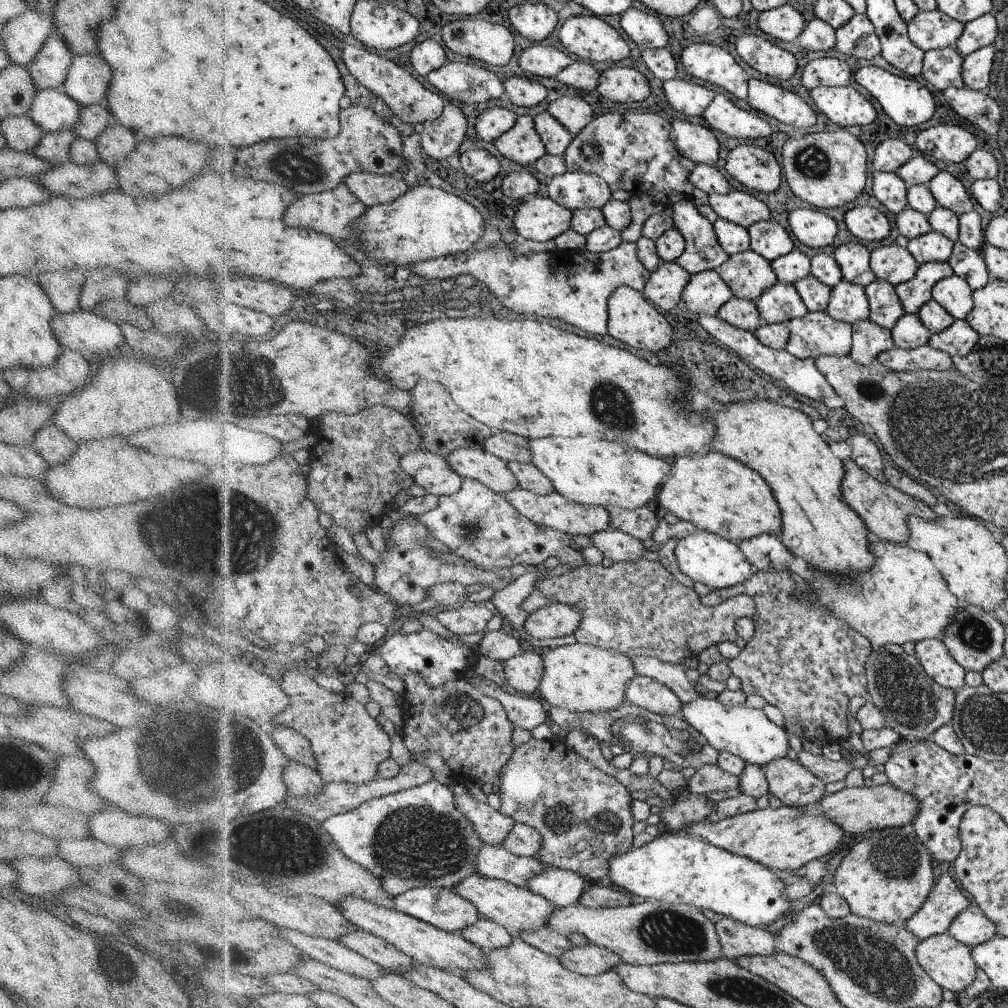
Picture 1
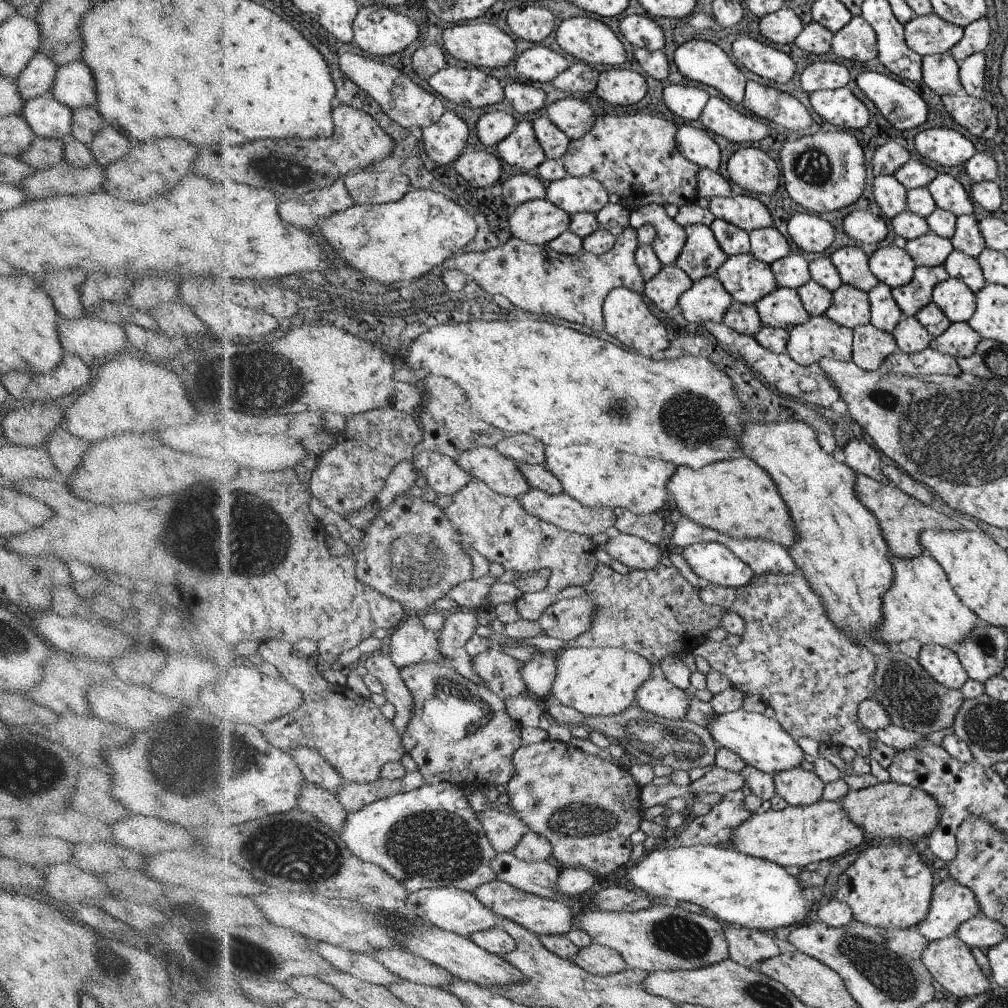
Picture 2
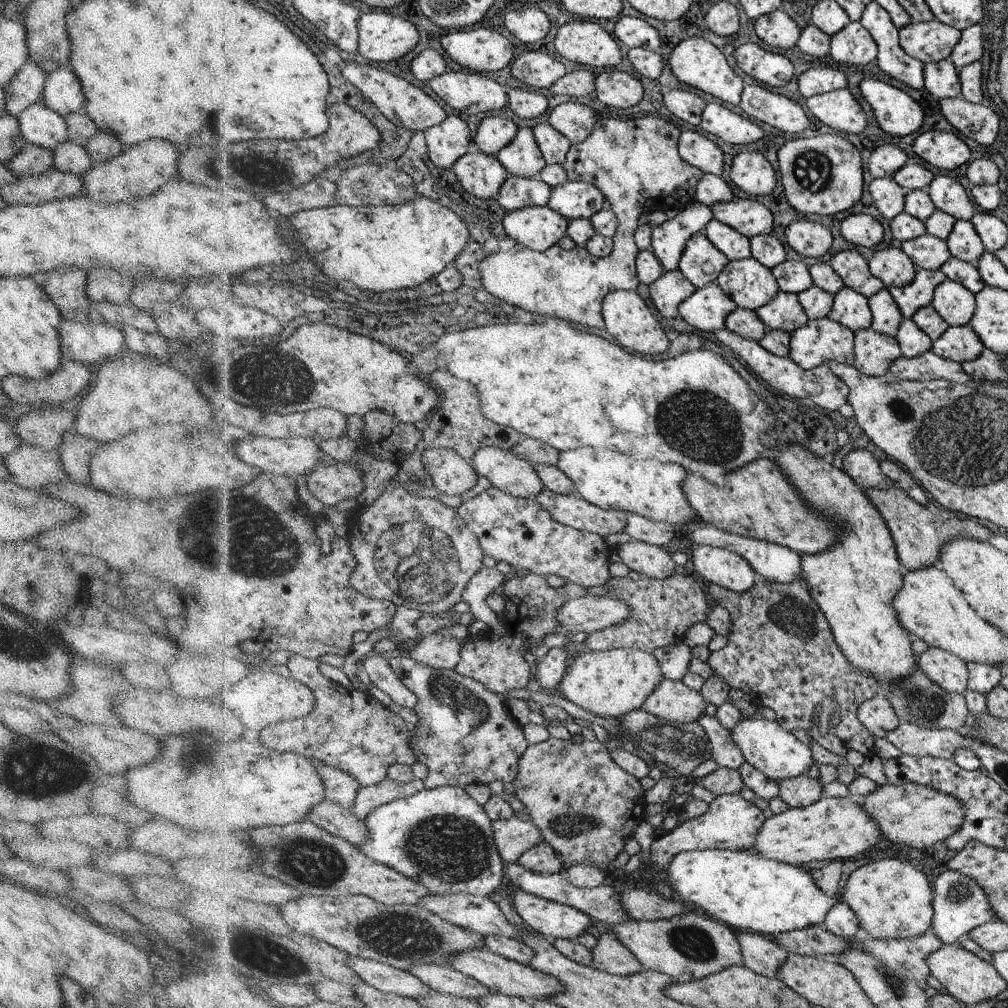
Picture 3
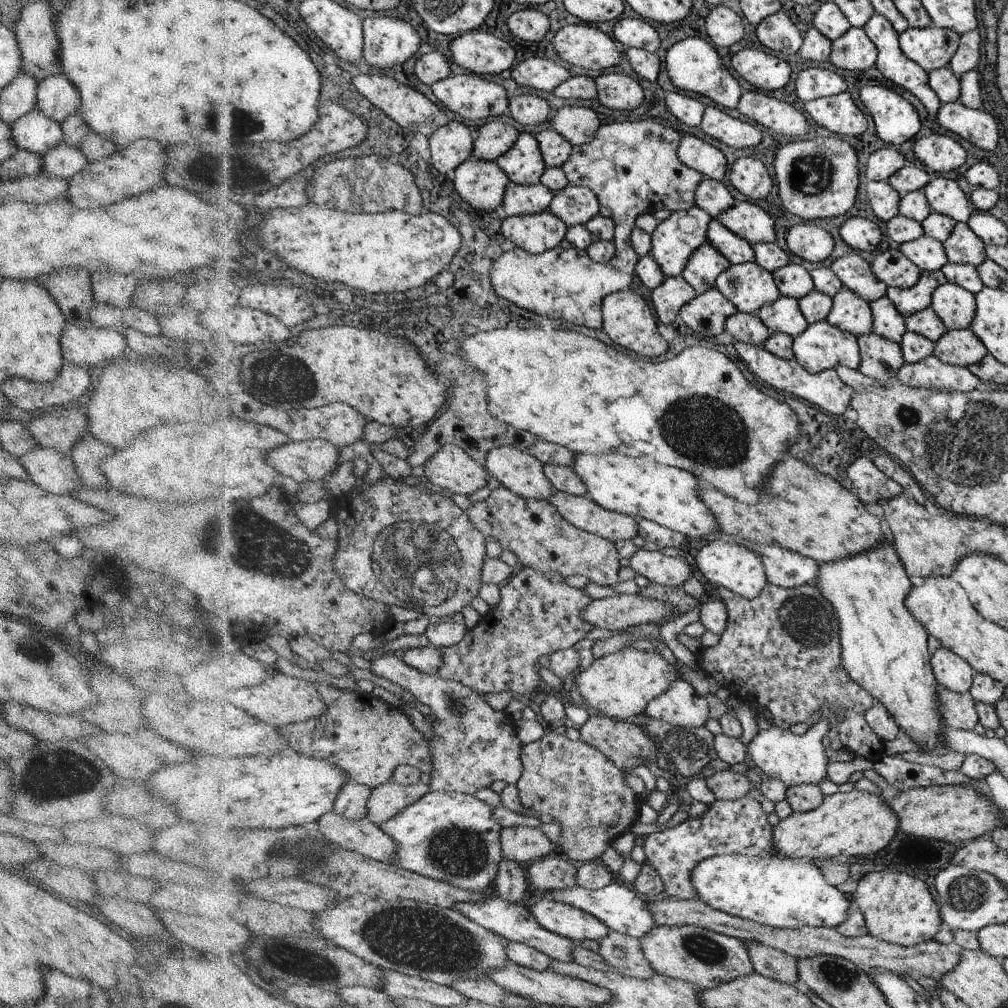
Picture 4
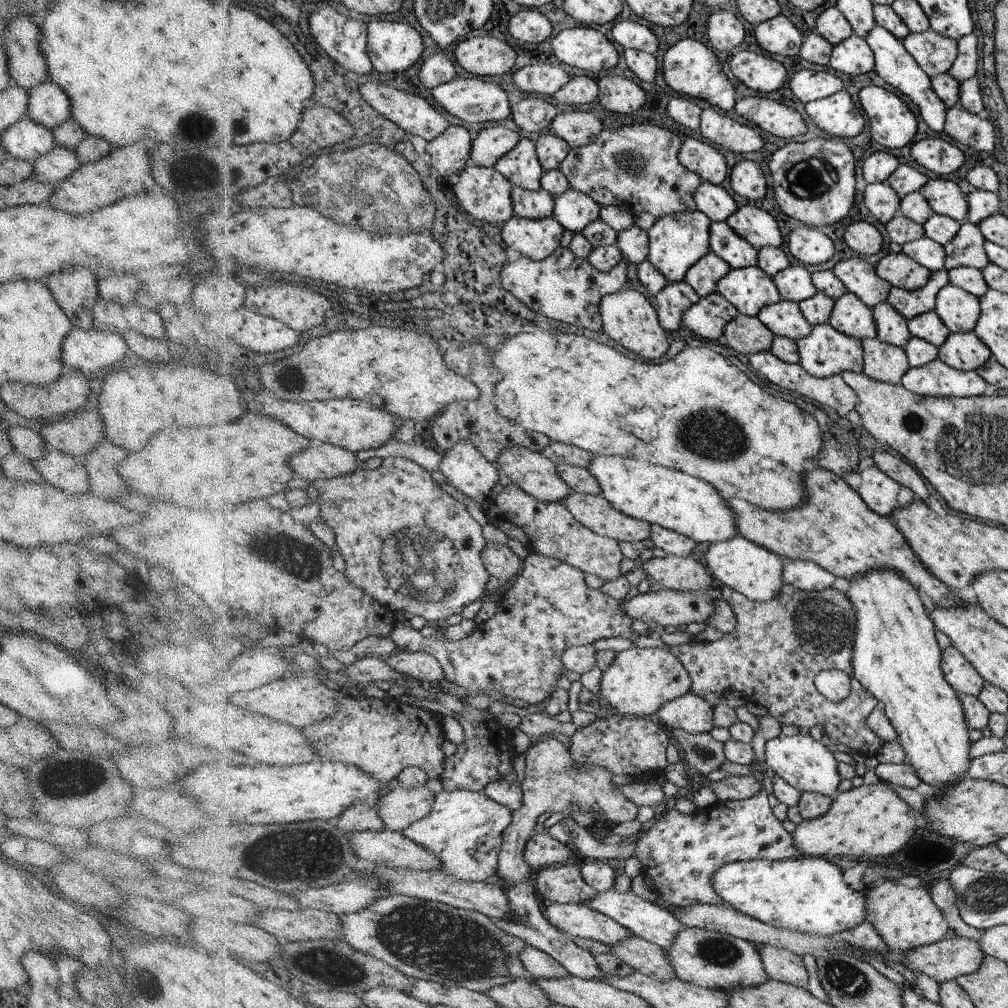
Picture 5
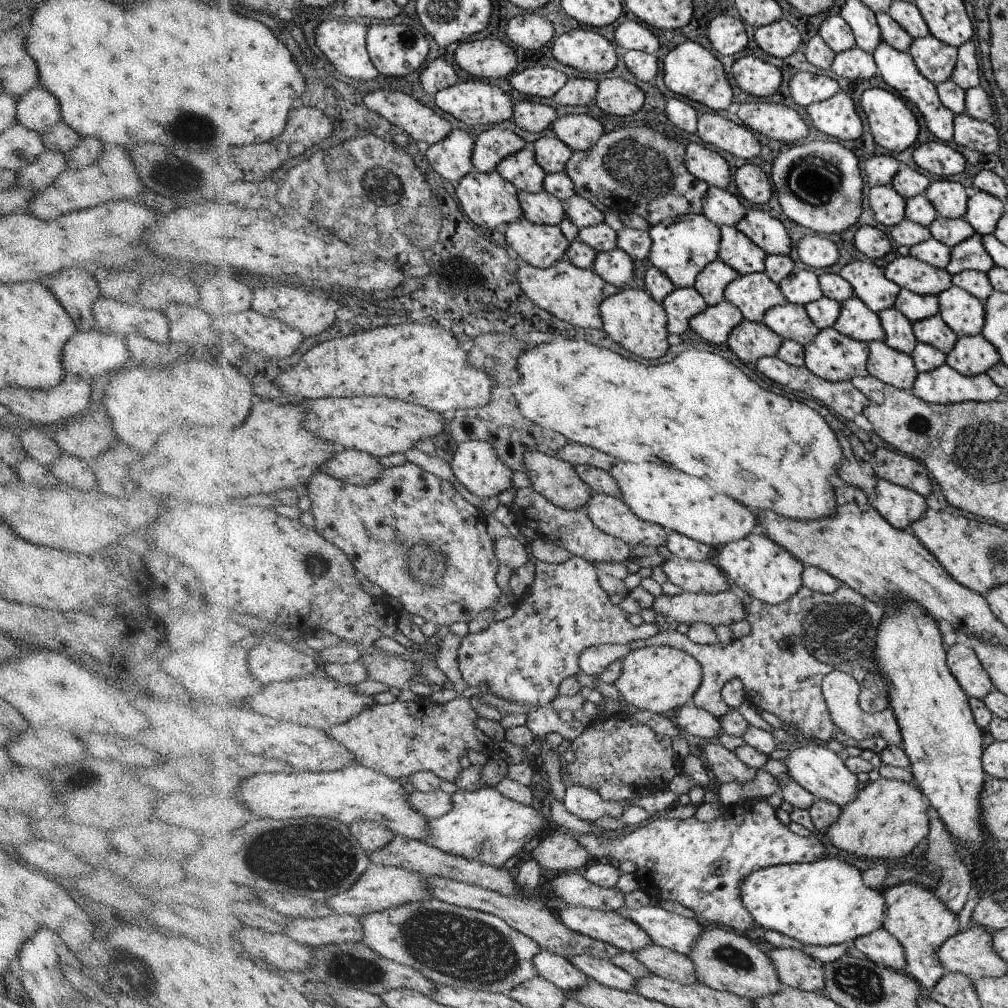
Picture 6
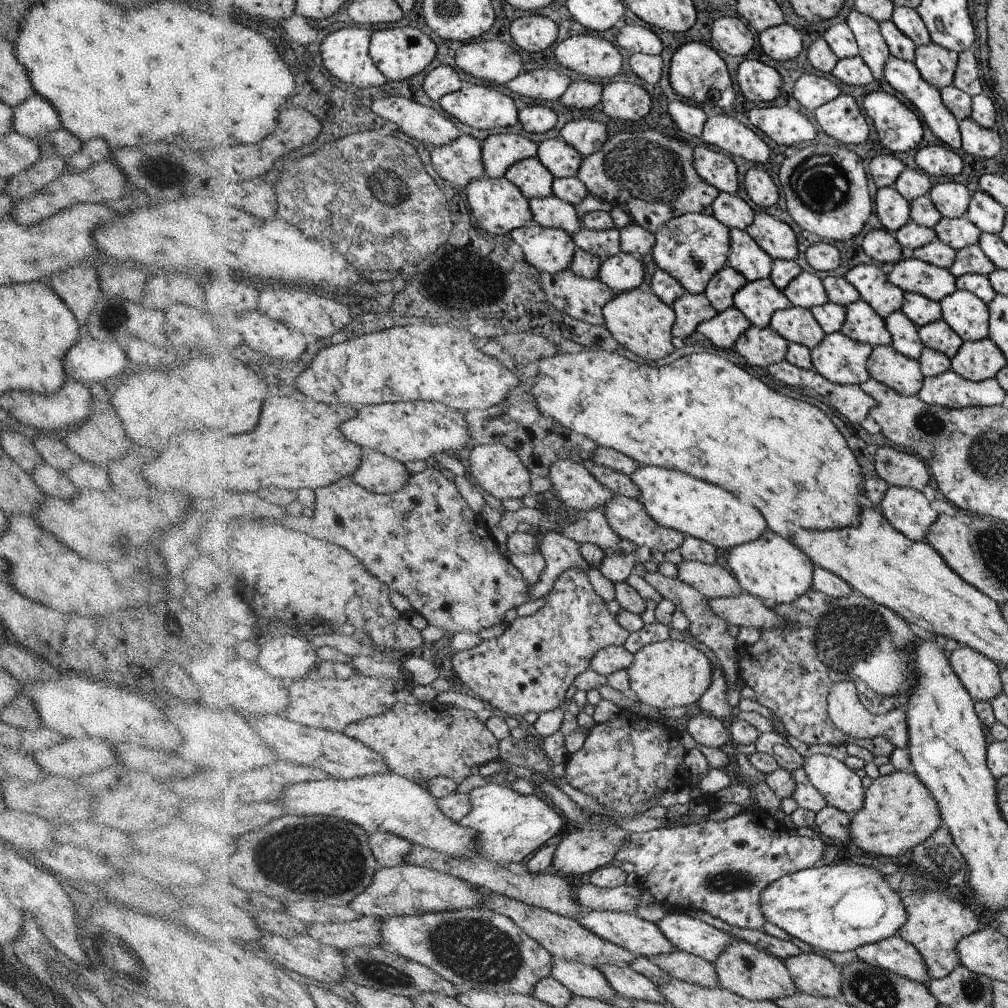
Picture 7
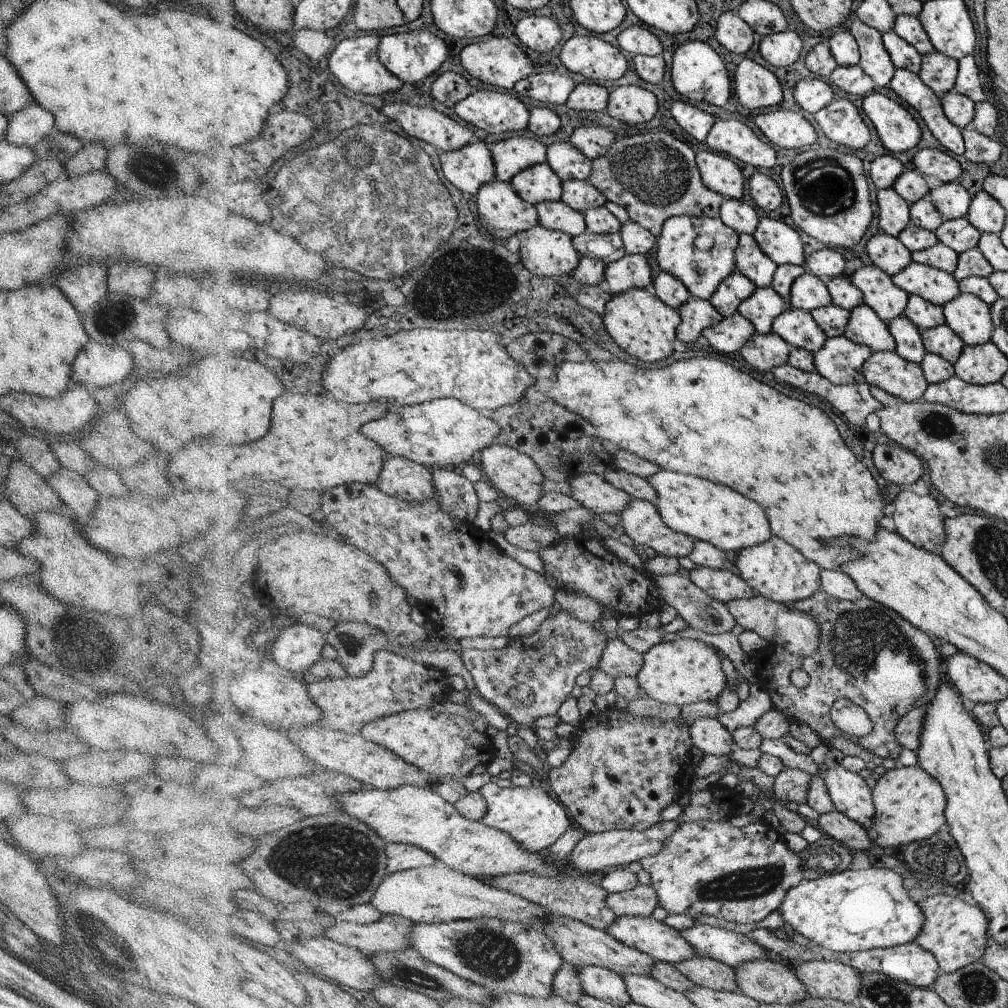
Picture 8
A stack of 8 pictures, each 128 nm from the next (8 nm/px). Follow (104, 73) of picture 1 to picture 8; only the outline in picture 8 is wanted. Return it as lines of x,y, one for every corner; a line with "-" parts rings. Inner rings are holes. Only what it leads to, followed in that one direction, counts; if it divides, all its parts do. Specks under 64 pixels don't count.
35,102
24,110
8,117
8,130
5,137
16,146
35,146
49,134
57,130
56,117

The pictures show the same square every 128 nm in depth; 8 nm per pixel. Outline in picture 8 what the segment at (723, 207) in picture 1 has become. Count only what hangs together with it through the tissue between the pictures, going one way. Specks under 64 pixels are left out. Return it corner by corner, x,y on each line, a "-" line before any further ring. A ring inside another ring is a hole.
760,217
760,224
756,227
753,237
756,239
762,252
773,260
778,266
796,265
804,266
804,252
802,240
798,232
784,222
774,218

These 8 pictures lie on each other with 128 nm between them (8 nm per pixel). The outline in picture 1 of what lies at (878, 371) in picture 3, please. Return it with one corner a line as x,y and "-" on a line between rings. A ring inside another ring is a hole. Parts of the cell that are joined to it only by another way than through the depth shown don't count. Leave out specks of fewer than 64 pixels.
868,320
854,324
854,344
851,347
852,360
870,366
883,352
895,347
894,337
887,328

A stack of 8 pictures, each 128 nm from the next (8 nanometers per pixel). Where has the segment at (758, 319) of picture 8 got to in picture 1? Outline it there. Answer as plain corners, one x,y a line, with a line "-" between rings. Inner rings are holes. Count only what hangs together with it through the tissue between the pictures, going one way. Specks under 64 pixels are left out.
752,249
731,254
715,271
731,287
736,298
751,301
760,299
764,291
770,290
778,281
771,261

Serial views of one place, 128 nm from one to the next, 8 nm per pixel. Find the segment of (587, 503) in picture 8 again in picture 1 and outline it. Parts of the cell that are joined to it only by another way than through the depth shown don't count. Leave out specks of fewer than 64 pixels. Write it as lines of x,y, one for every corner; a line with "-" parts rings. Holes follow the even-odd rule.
462,447
447,459
464,479
478,480
496,493
503,495
519,486
518,478
509,469
508,463
483,447

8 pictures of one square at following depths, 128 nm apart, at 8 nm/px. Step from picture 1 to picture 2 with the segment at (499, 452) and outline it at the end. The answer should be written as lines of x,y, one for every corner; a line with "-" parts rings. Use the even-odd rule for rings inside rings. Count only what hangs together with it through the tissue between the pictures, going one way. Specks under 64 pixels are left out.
520,433
504,437
504,440
501,440
495,449
502,456
508,457
517,464
543,465
546,462
544,447
545,445
536,438
532,438
529,434

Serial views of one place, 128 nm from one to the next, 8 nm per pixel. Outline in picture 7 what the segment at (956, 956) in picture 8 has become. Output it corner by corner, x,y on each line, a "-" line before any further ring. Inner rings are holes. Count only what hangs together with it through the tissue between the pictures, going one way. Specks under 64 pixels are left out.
918,890
909,894
903,894
904,905
911,916
907,924
898,931
898,935
906,942
914,945
920,952
930,979
940,979
948,976
959,966
959,944
967,936
974,935
983,920
970,909
964,907
960,900
952,900
938,892

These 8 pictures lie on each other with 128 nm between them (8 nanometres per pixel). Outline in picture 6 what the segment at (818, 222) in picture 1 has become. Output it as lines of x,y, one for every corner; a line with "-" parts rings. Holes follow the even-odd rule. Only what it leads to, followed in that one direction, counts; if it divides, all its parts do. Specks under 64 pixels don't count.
824,235
802,236
796,246
798,258
812,268
828,268
838,260
838,248

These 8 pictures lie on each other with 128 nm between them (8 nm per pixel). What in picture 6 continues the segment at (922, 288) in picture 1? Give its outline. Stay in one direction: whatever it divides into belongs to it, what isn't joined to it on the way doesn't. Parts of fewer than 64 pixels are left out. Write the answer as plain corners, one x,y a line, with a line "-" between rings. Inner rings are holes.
903,289
900,291
895,308
912,323
919,323
939,314
939,296
922,296
920,293
912,292
911,289

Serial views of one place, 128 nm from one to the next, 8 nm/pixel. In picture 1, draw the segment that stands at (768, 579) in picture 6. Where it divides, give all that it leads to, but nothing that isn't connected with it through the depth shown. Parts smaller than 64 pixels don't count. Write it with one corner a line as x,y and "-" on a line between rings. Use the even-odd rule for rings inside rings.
697,529
694,534
677,540
674,556
676,556
678,568
686,576
689,576
694,582
702,582
714,589
735,587
746,582
754,574
754,568
744,556
743,549
739,547
738,542
729,541
725,537
704,529

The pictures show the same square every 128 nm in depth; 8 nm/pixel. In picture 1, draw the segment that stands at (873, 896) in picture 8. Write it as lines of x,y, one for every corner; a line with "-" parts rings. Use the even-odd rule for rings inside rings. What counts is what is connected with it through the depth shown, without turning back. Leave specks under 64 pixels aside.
686,832
659,834
641,848
620,852
620,856
616,856
611,862
609,875
612,884
616,884
618,888
624,888
640,898
666,901
672,904
687,904
699,908
701,911
712,910
717,917
733,918
742,924
758,928
764,928
764,926
775,922
776,918
780,918
790,906
782,898
783,878
772,873
770,868
705,840
693,840
688,837

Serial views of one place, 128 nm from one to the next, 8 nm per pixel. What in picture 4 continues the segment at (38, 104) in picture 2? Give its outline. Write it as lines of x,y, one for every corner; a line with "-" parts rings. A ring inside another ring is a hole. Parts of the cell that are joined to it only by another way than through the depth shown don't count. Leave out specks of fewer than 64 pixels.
35,108
11,125
11,129
16,148
26,149
38,156
46,156
62,136
60,123
50,120

